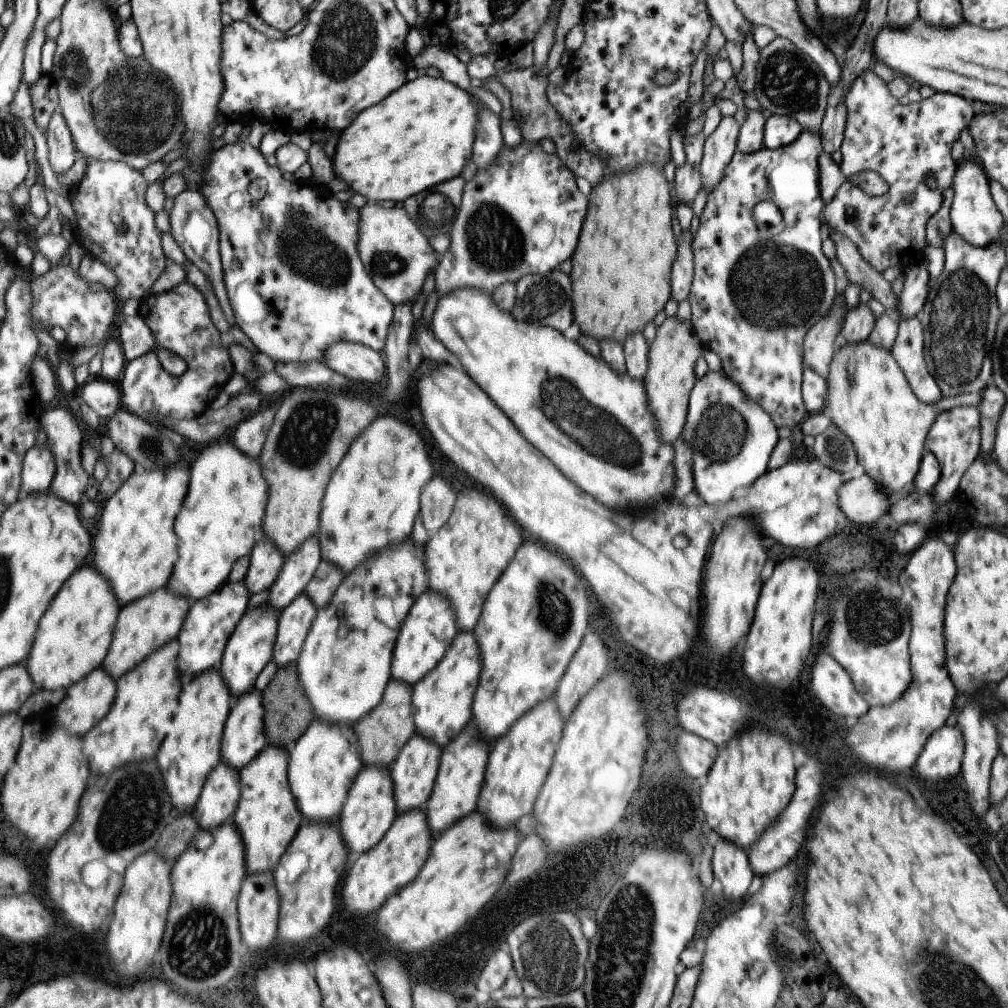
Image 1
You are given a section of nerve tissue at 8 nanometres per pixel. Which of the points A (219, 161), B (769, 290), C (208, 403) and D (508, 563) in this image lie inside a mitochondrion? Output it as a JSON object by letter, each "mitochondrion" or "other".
{"A":"other","B":"mitochondrion","C":"other","D":"other"}

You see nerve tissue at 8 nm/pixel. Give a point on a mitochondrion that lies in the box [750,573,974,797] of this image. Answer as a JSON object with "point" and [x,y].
{"point":[885,621]}

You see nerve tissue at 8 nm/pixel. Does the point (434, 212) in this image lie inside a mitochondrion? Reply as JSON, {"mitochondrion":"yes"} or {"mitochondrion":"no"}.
{"mitochondrion":"yes"}

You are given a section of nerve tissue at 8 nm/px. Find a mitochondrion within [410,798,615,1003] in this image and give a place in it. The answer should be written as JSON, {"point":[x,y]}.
{"point":[549,956]}

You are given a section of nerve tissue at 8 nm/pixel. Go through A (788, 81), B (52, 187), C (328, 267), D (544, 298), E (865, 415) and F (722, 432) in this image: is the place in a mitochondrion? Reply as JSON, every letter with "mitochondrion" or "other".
{"A":"mitochondrion","B":"other","C":"mitochondrion","D":"mitochondrion","E":"other","F":"mitochondrion"}

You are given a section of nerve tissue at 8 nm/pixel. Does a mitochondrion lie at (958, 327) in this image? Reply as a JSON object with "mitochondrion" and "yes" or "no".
{"mitochondrion":"yes"}

